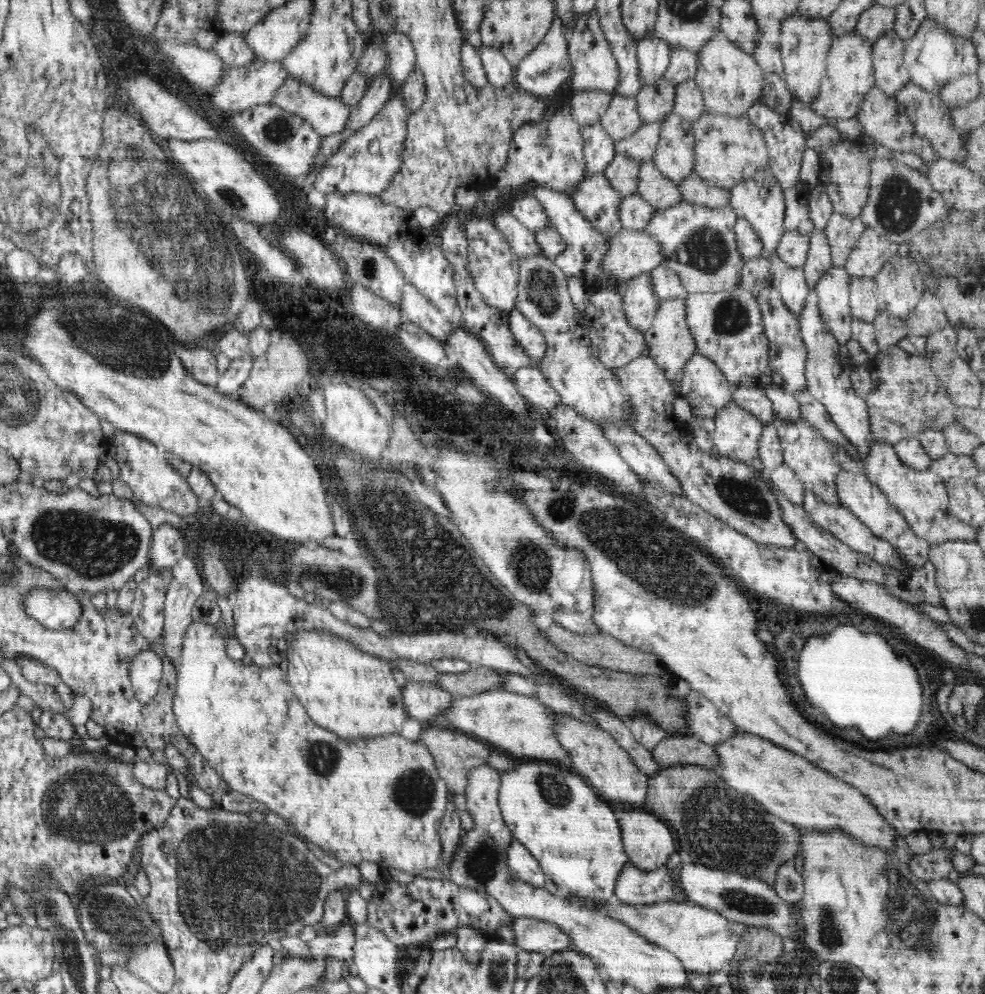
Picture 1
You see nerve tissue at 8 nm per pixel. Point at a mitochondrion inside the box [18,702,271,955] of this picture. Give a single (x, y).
(87, 804)

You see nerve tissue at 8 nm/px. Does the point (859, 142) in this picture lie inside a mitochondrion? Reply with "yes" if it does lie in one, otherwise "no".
no

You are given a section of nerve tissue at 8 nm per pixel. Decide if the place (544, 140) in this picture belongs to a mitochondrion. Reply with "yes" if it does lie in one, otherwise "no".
yes

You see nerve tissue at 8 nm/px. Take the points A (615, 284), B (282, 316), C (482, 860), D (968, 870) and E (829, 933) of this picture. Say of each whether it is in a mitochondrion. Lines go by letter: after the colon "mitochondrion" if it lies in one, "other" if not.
A: other
B: other
C: mitochondrion
D: other
E: mitochondrion

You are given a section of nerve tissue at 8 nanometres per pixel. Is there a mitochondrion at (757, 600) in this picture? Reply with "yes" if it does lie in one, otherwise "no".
no

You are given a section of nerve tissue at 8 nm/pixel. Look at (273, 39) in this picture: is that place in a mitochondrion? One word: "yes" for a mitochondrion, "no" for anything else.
no

